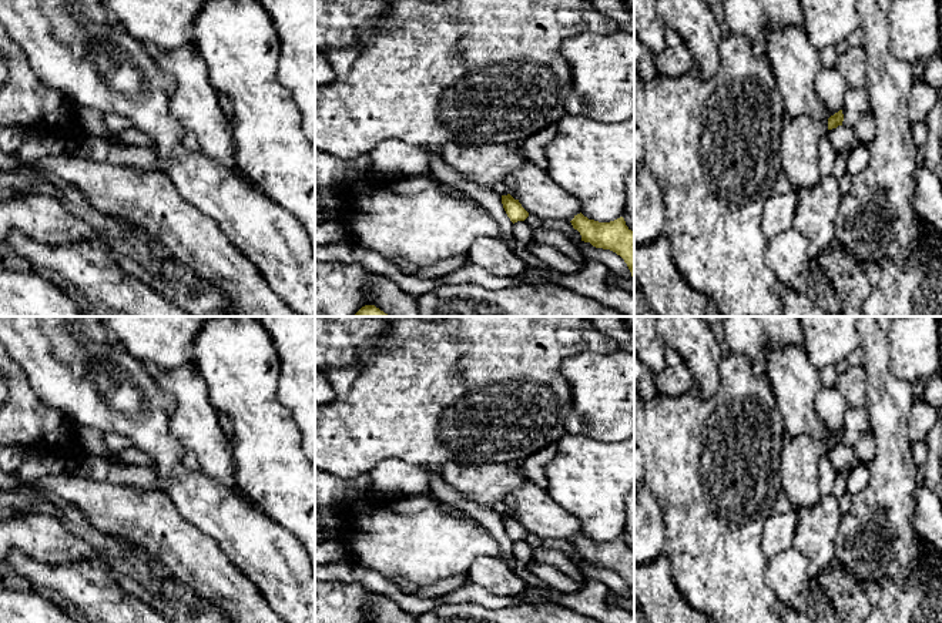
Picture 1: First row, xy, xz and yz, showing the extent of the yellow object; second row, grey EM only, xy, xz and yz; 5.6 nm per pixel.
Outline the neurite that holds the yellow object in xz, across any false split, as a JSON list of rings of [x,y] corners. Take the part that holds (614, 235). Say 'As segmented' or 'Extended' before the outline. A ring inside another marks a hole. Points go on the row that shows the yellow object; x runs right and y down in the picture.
As segmented. [[[580,212],[570,222],[580,232],[581,241],[620,255],[634,279],[634,232],[626,225],[623,217],[610,222],[599,222]]]

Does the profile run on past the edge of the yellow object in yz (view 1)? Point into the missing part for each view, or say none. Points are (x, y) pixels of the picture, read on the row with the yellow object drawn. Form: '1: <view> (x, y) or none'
1: none

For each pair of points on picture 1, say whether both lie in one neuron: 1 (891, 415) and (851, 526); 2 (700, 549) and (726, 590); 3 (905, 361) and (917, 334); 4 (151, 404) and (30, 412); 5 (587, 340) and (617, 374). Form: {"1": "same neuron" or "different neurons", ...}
{"1": "same neuron", "2": "same neuron", "3": "same neuron", "4": "different neurons", "5": "different neurons"}

